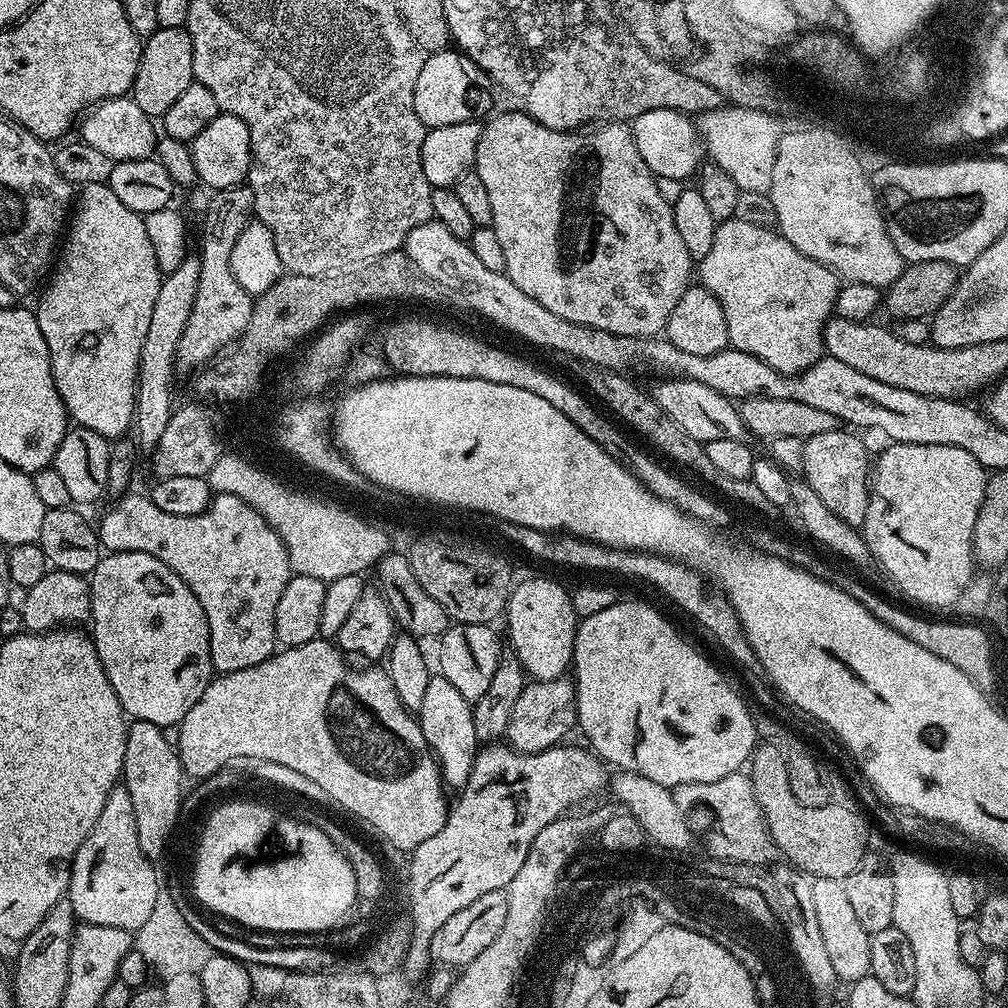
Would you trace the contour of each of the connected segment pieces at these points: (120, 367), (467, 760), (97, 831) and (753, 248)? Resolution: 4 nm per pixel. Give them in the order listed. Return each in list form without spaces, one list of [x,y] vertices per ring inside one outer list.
[[[90,183],[83,185],[77,193],[74,209],[71,213],[55,266],[45,283],[45,286],[47,286],[38,302],[38,306],[35,305],[34,308],[38,330],[42,330],[42,338],[46,338],[46,350],[50,354],[54,386],[62,398],[64,409],[68,411],[69,421],[73,425],[89,428],[109,438],[123,437],[127,433],[124,431],[127,428],[129,431],[133,427],[136,415],[139,358],[142,354],[143,342],[146,340],[147,330],[150,327],[150,318],[152,318],[152,310],[154,310],[154,304],[156,303],[162,281],[162,273],[159,266],[157,266],[154,248],[150,238],[148,238],[148,233],[146,233],[143,217],[139,213],[127,209],[119,201],[114,190],[110,190],[108,184]]]
[[[439,674],[429,675],[426,682],[426,695],[418,713],[420,729],[436,756],[440,777],[449,789],[459,790],[470,778],[470,770],[476,761],[478,741],[474,734],[474,714],[472,704],[446,678]]]
[[[117,786],[106,798],[106,806],[102,806],[98,822],[94,822],[90,834],[76,851],[66,899],[74,906],[77,921],[94,926],[118,926],[118,930],[135,933],[150,917],[154,907],[155,895],[159,890],[155,884],[156,873],[153,861],[142,854],[142,846],[138,846],[138,826],[134,822],[134,805],[130,803],[130,794],[123,786]]]
[[[735,219],[717,223],[714,246],[698,262],[698,280],[718,298],[726,314],[731,347],[752,354],[786,376],[814,366],[825,355],[824,325],[836,307],[841,277],[802,254],[775,227]]]

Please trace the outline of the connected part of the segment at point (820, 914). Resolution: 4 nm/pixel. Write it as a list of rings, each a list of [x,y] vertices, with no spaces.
[[[822,878],[812,880],[814,890],[814,914],[818,918],[818,930],[822,933],[822,942],[826,946],[830,963],[834,965],[834,974],[841,985],[857,984],[862,978],[870,975],[870,942],[871,935],[862,930],[853,908],[846,895],[846,886],[842,880]]]

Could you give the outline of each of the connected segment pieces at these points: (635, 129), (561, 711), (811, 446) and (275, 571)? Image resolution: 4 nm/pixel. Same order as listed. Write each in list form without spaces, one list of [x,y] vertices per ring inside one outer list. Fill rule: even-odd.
[[[672,108],[662,110],[646,110],[646,114],[638,114],[631,121],[634,146],[638,146],[638,154],[642,154],[642,162],[650,166],[655,176],[687,181],[687,176],[695,177],[701,171],[706,160],[704,140],[700,136],[699,127],[691,115],[675,112]]]
[[[571,679],[532,680],[525,683],[522,694],[518,694],[518,703],[510,714],[506,740],[514,751],[532,756],[547,748],[557,747],[563,741],[560,739],[577,724],[576,685]]]
[[[837,430],[826,434],[814,434],[814,438],[804,441],[803,479],[822,498],[822,502],[842,522],[859,529],[866,518],[870,495],[870,456],[864,444],[852,430]]]
[[[221,492],[213,495],[208,509],[202,514],[166,514],[166,510],[158,510],[147,495],[132,496],[125,494],[119,497],[116,509],[109,516],[104,516],[98,523],[99,542],[109,553],[120,551],[142,551],[153,555],[160,562],[174,570],[183,582],[186,582],[199,605],[205,610],[209,623],[210,654],[212,666],[217,673],[246,670],[250,666],[258,666],[258,662],[266,662],[277,651],[278,641],[274,630],[274,610],[278,610],[278,598],[282,598],[282,590],[286,590],[286,582],[294,574],[292,563],[288,557],[282,538],[242,498],[234,494]]]

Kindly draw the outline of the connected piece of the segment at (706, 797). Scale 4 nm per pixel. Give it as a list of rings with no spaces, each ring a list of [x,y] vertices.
[[[743,771],[726,774],[718,782],[690,782],[672,789],[674,802],[683,810],[705,804],[716,821],[708,832],[708,848],[720,860],[733,860],[736,864],[768,864],[777,859],[776,843],[768,832],[758,798],[754,798],[751,775]]]

